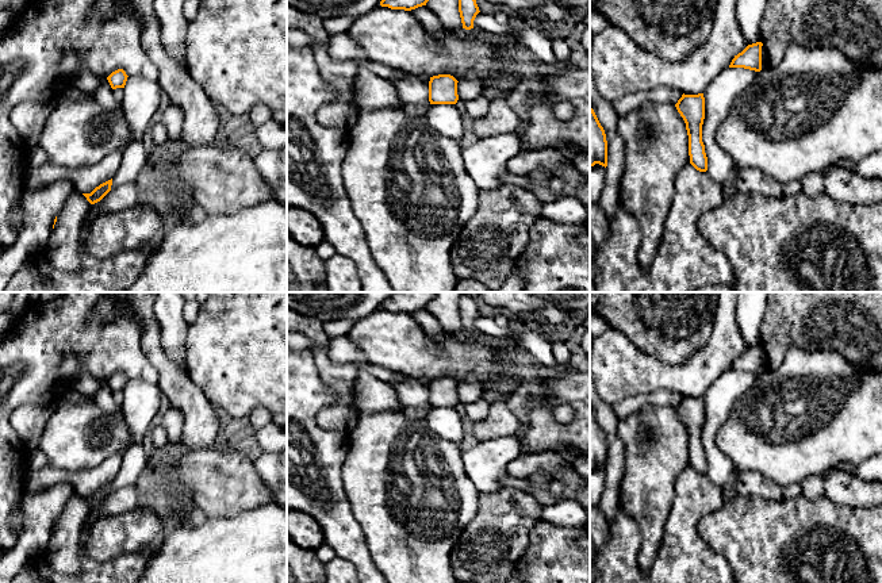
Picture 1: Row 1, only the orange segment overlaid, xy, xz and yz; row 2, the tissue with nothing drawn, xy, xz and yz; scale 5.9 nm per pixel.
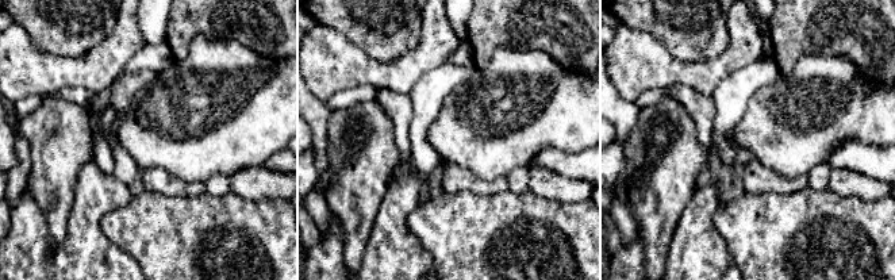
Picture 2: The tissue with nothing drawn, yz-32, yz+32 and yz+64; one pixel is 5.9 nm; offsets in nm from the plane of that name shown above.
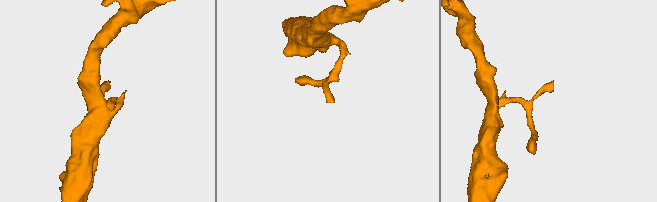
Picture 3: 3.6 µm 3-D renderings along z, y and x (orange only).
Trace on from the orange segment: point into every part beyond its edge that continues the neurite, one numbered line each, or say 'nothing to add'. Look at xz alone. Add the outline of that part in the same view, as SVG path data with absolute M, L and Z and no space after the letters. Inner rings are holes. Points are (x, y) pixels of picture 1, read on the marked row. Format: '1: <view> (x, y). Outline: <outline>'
1: xz (444, 118). Outline: M430 104L425 118L433 130L459 142L461 141L464 130L460 112L455 104Z

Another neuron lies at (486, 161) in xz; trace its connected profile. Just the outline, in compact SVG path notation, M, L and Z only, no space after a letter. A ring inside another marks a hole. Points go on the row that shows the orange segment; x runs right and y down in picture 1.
M518 133L496 134L463 147L465 172L479 192L492 191L502 185L501 177L507 173L507 162L521 153Z

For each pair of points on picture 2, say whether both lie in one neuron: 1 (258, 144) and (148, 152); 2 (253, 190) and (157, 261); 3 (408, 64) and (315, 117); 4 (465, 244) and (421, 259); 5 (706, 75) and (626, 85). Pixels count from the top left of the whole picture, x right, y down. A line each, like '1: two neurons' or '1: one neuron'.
1: one neuron
2: two neurons
3: two neurons
4: two neurons
5: one neuron

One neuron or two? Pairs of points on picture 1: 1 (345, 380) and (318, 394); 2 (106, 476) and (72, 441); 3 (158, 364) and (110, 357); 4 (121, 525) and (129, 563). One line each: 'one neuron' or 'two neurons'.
1: two neurons
2: two neurons
3: two neurons
4: two neurons

